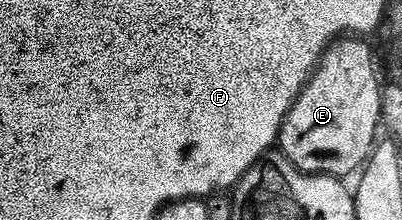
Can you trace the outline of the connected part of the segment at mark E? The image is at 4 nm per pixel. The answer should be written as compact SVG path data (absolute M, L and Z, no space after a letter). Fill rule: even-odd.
M338 37L325 48L305 88L297 94L277 133L280 154L309 175L346 177L369 158L382 122L381 79L375 51L361 37Z

